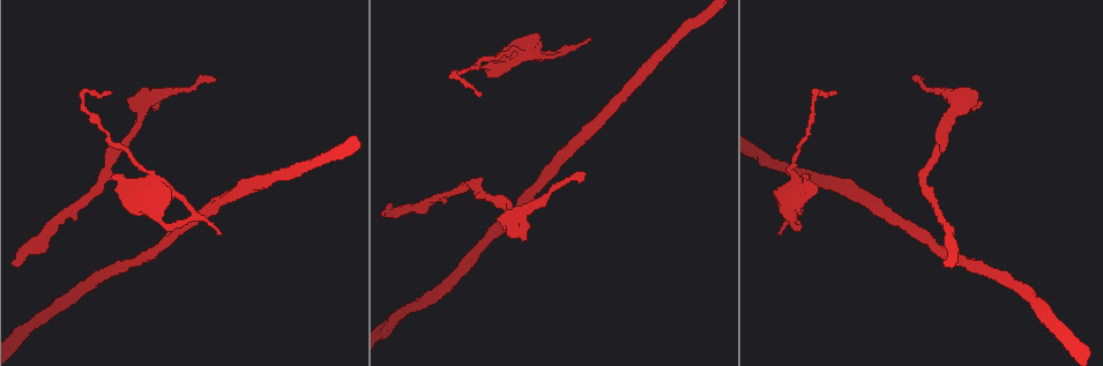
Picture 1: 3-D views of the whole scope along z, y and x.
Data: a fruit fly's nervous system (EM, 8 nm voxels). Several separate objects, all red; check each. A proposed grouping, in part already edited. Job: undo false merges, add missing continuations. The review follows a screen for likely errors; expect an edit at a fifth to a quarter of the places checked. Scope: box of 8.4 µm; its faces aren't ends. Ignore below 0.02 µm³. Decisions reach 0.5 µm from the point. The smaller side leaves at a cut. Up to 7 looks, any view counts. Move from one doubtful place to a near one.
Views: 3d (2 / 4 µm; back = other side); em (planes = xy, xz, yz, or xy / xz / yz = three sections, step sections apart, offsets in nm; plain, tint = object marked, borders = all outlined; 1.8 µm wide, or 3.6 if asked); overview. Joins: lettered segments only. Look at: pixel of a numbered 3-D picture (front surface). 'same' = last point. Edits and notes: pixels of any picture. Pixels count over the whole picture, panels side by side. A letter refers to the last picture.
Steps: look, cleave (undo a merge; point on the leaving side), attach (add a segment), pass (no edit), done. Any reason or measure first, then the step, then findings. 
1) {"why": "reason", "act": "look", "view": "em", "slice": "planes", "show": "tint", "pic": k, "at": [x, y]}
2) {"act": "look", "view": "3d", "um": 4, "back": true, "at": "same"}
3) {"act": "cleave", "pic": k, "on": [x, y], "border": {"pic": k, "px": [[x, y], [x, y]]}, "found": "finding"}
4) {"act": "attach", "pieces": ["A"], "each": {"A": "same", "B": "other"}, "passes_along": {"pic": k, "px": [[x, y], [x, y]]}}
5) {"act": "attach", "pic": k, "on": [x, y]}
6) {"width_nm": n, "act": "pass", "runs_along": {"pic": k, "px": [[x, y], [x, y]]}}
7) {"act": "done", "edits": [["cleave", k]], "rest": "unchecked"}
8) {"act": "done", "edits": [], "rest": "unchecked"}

{"why": "touches itself", "act": "look", "view": "em", "slice": "planes", "show": "tint", "pic": 1, "at": [794, 225]}

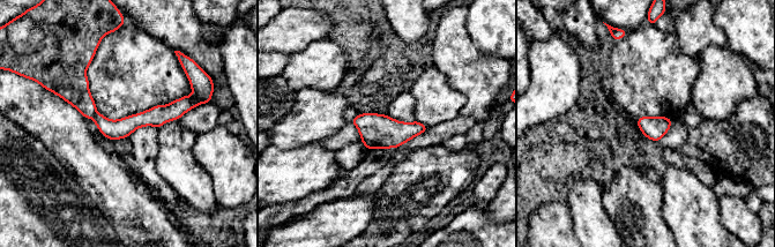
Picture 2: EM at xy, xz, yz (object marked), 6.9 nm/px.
{"why": "see the neighbours", "act": "look", "view": "em", "slice": "planes", "show": "borders", "at": "same"}

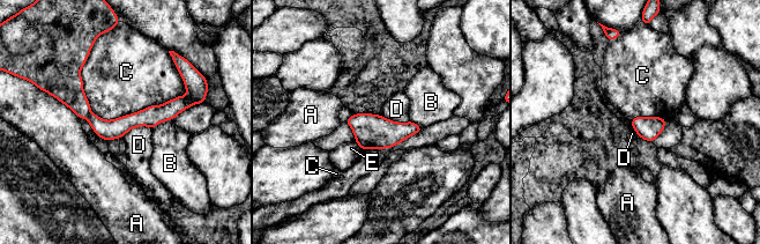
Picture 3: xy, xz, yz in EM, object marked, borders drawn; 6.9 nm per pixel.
{"act": "pass", "each": {"A": "other", "B": "other", "C": "other", "D": "other", "E": "other"}, "border": {"pic": 3, "px": [[151, 127], [134, 126], [123, 137]]}, "found": "continuous, no second neuron"}

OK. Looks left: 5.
{"act": "look", "view": "3d", "um": 4, "pic": 1, "at": [110, 91]}

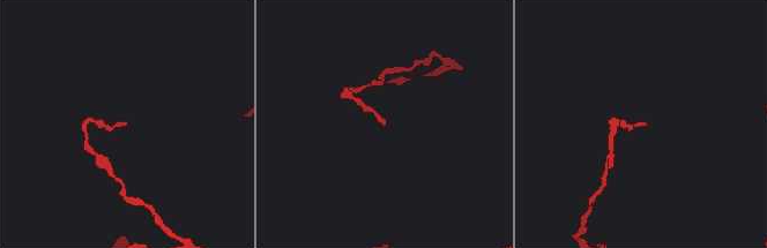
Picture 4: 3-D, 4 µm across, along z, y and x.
{"why": "shape alone is not enough", "act": "look", "view": "em", "slice": "planes", "show": "borders", "pic": 4, "at": [647, 123]}

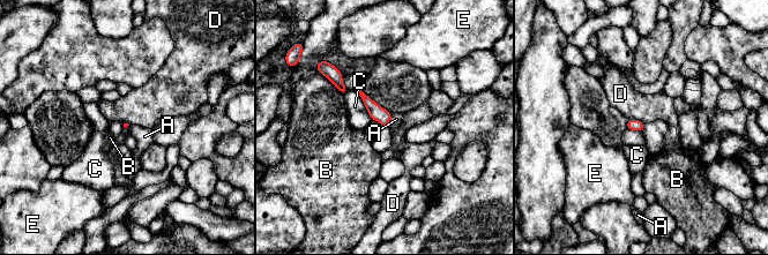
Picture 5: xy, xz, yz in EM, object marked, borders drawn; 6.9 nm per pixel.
{"act": "pass", "each": {"A": "other", "B": "other", "C": "other", "D": "other", "E": "other"}, "border": {"pic": 5, "px": [[392, 114], [387, 125]]}, "found": "none of them fits"}

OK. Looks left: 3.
{"why": "long arm stops here", "act": "look", "view": "3d", "um": 4, "pic": 1, "at": [20, 264]}

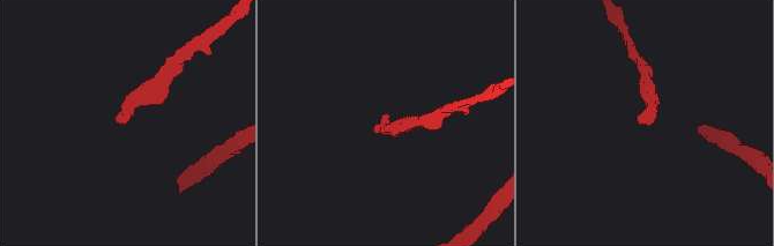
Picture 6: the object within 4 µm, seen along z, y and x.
{"why": "now the EM", "act": "look", "view": "em", "slice": "planes", "show": "tint", "pic": 6, "at": [386, 116]}

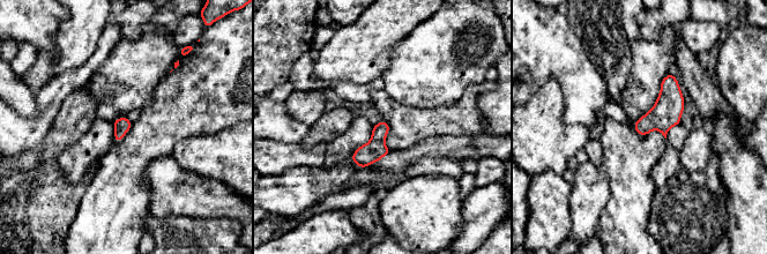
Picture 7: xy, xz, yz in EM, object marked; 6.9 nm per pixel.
{"why": "what lies round it", "act": "look", "view": "em", "slice": "planes", "show": "borders", "at": "same"}

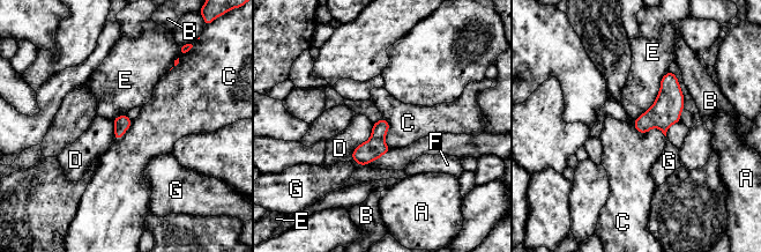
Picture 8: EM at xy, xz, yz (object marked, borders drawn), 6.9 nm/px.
{"longest_contact_nm": ["E", 420], "act": "pass", "each": {"A": "other", "B": "other", "C": "other", "D": "other", "E": "other", "F": "other", "G": "other"}, "border": {"pic": 8, "px": [[634, 125], [665, 136]]}, "found": "no lettered segment goes on from it"}

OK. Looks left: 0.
{"act": "done", "edits": [], "rest": "unchecked"}

